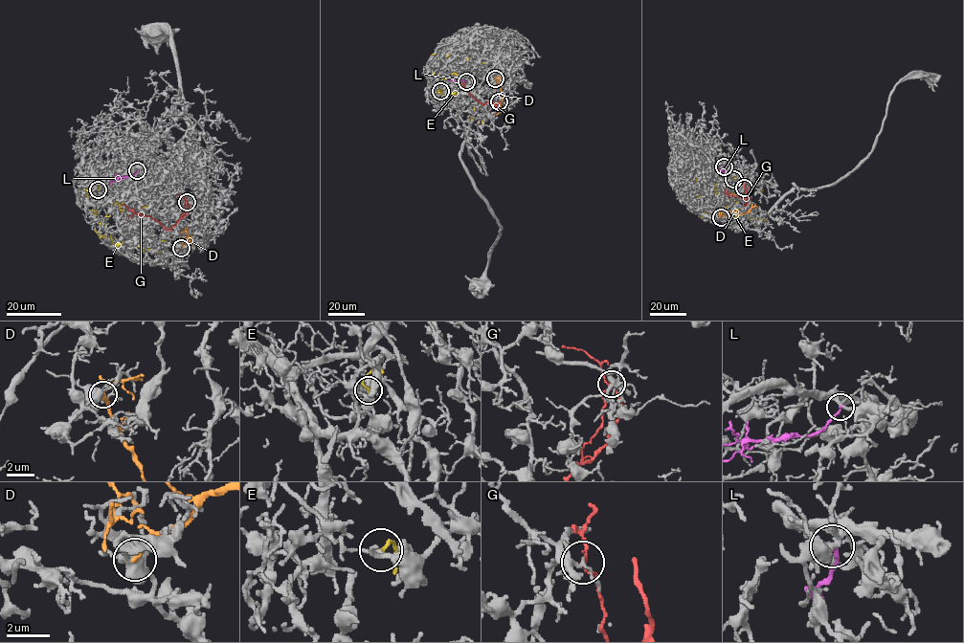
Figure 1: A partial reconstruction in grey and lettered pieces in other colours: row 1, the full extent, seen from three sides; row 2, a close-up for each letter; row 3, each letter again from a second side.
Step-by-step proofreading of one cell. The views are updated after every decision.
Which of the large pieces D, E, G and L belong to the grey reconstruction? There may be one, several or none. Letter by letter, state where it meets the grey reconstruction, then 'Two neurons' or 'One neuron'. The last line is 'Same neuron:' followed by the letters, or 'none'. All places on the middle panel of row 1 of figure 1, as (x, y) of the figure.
D: Touches grey at (495, 78). Two neurons
E: Touches grey at (440, 91). Two neurons
G: Touches grey at (499, 101). Two neurons
L: Touches grey at (466, 81). Two neurons
Same neuron: none

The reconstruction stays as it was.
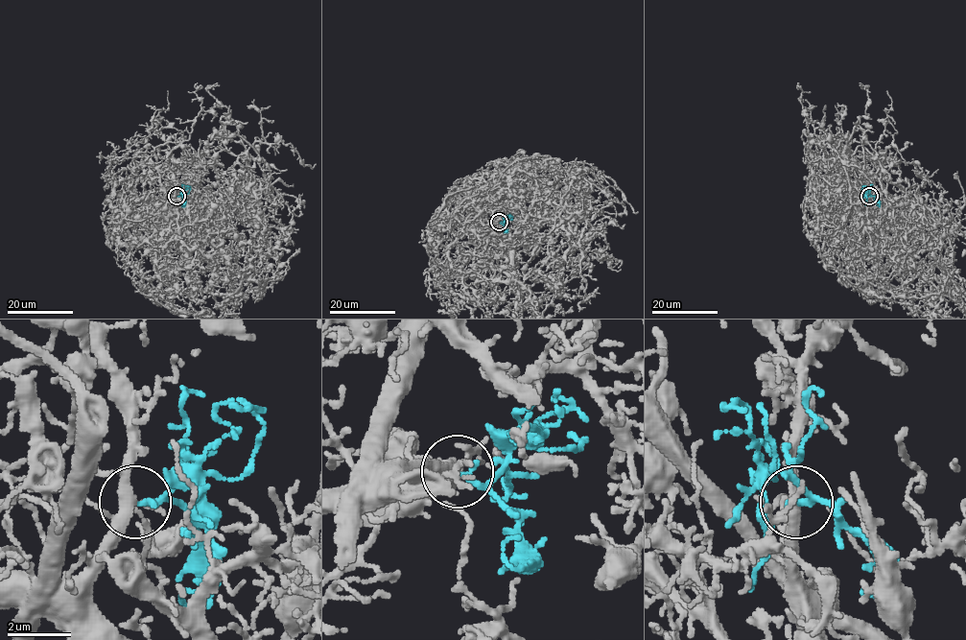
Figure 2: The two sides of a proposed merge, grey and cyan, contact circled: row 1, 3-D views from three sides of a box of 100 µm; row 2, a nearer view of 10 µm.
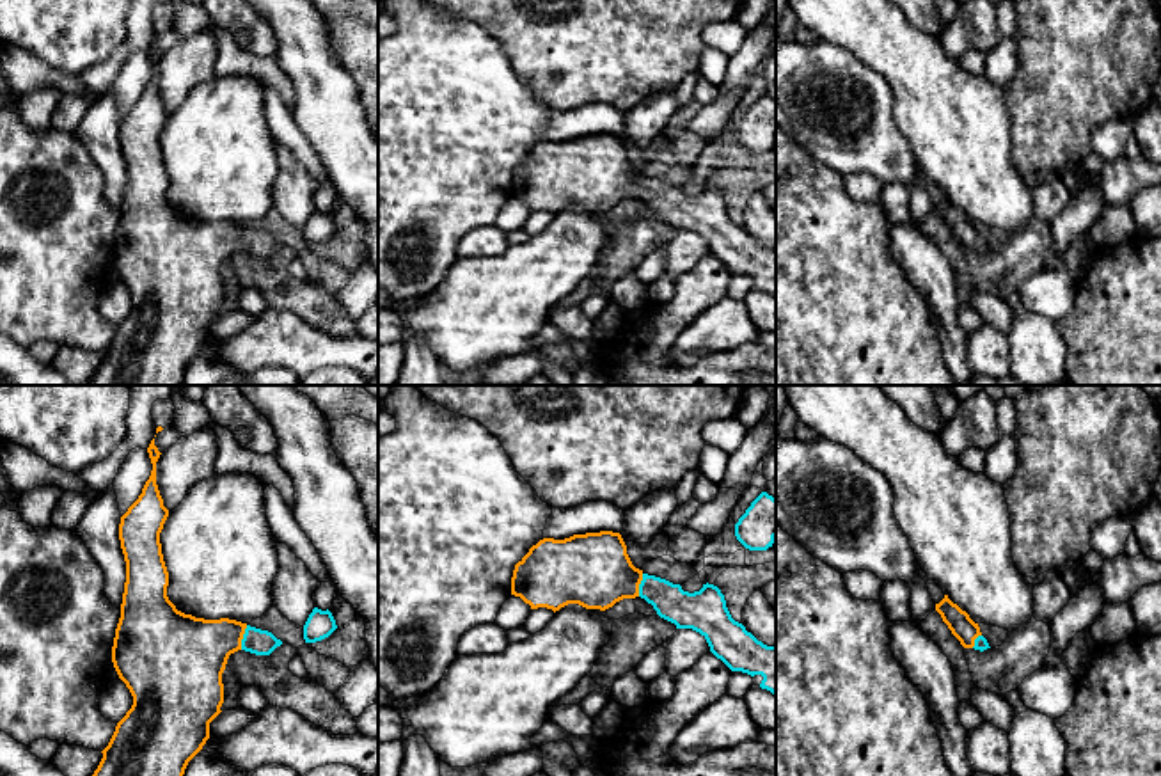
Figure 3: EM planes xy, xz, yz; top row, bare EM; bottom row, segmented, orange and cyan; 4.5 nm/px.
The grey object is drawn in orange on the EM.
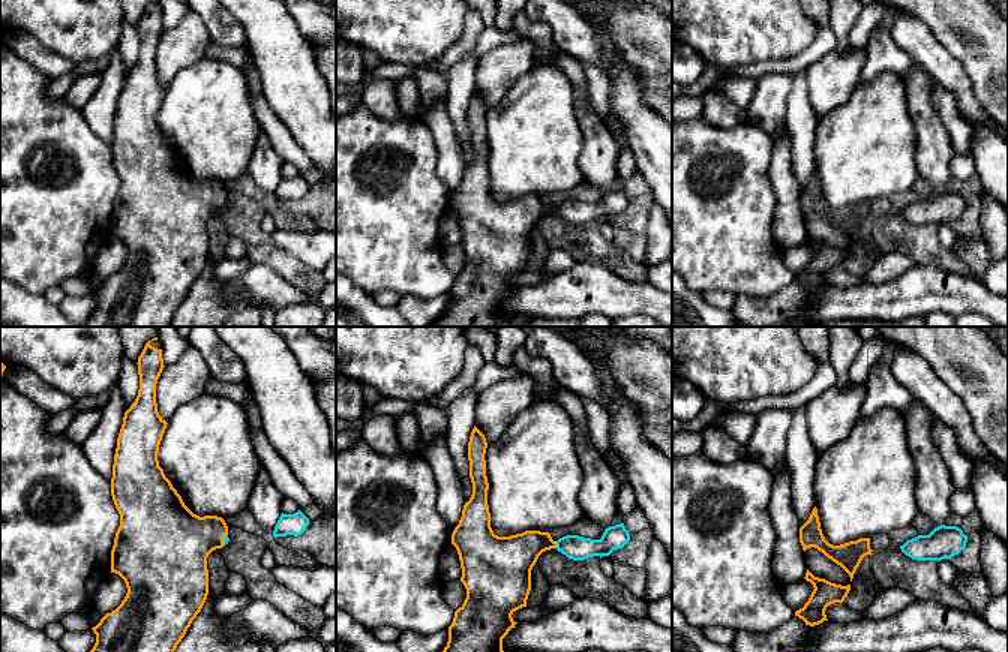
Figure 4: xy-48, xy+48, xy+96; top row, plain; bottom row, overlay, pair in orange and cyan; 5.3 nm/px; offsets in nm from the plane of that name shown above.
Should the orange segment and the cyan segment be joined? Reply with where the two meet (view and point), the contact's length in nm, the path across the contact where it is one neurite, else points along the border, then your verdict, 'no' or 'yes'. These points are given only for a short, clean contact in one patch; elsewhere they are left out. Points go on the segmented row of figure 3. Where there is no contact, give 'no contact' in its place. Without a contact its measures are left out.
xy (242, 638) | 120 nm | across xy (190, 654), (219, 638), (242, 638), (258, 641) | yes

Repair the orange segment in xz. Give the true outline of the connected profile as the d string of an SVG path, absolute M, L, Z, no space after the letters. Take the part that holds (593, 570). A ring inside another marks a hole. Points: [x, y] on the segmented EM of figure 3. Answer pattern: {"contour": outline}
{"contour": "M620 533L540 540L515 565L511 595L531 609L554 613L568 604L605 611L623 598L641 597L676 629L699 632L731 671L762 675L760 687L776 696L776 646L763 645L731 618L717 586L707 582L689 593L636 568Z"}

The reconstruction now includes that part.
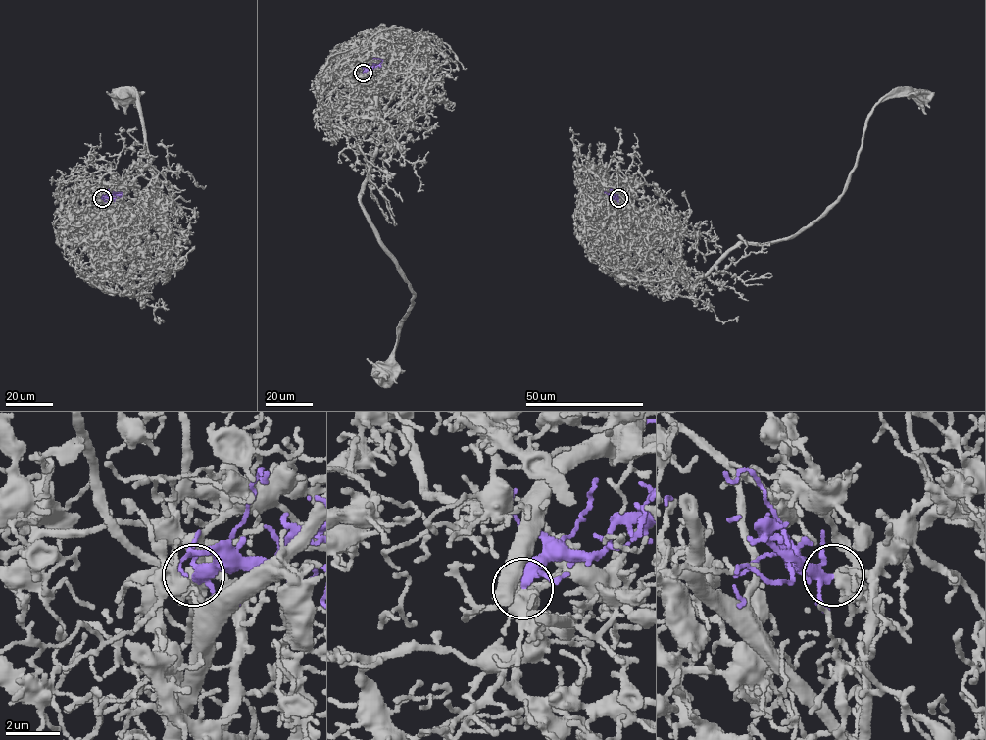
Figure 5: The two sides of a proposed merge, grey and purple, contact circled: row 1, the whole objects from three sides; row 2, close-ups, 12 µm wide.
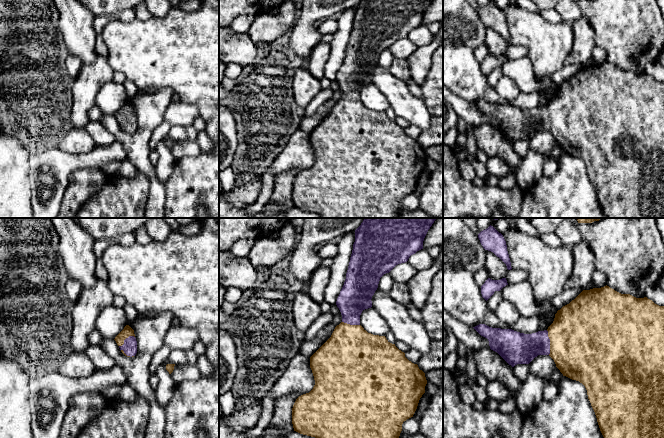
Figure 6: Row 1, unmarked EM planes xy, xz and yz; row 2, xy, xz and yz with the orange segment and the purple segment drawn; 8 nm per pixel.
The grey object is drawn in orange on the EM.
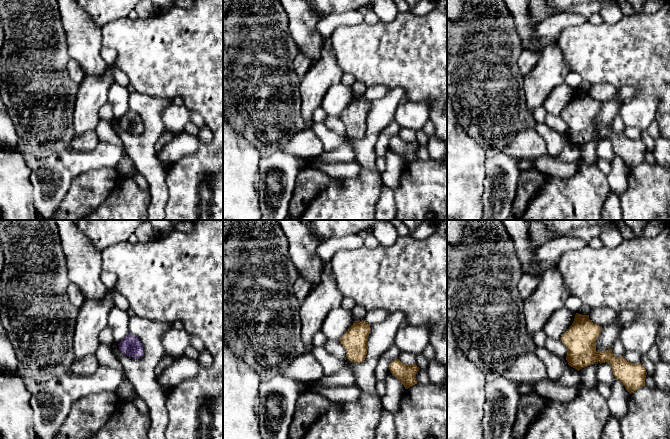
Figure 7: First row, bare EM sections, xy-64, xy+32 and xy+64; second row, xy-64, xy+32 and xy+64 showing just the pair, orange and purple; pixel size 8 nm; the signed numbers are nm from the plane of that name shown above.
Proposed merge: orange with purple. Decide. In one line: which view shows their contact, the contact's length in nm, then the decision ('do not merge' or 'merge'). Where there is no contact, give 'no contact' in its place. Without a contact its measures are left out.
meets orange in yz; contact 200 nm long; merge

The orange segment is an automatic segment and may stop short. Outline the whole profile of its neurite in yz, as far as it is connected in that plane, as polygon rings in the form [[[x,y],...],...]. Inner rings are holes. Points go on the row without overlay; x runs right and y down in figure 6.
[[[606,61],[583,66],[574,76],[557,87],[553,99],[544,107],[524,110],[512,105],[492,104],[485,100],[473,104],[487,114],[490,125],[497,128],[512,143],[517,140],[529,140],[538,131],[549,131],[563,152],[582,159],[606,218],[664,218],[664,82],[655,80],[647,73],[636,74],[630,70],[621,70]]]

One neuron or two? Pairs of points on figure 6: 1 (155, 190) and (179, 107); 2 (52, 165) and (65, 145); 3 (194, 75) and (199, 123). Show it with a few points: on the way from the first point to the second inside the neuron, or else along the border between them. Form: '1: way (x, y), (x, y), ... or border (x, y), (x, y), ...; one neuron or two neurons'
1: border (172, 101), (165, 110), (163, 120); two neurons
2: border (57, 147), (72, 153), (84, 153); two neurons
3: border (199, 115), (204, 121), (205, 130); two neurons

